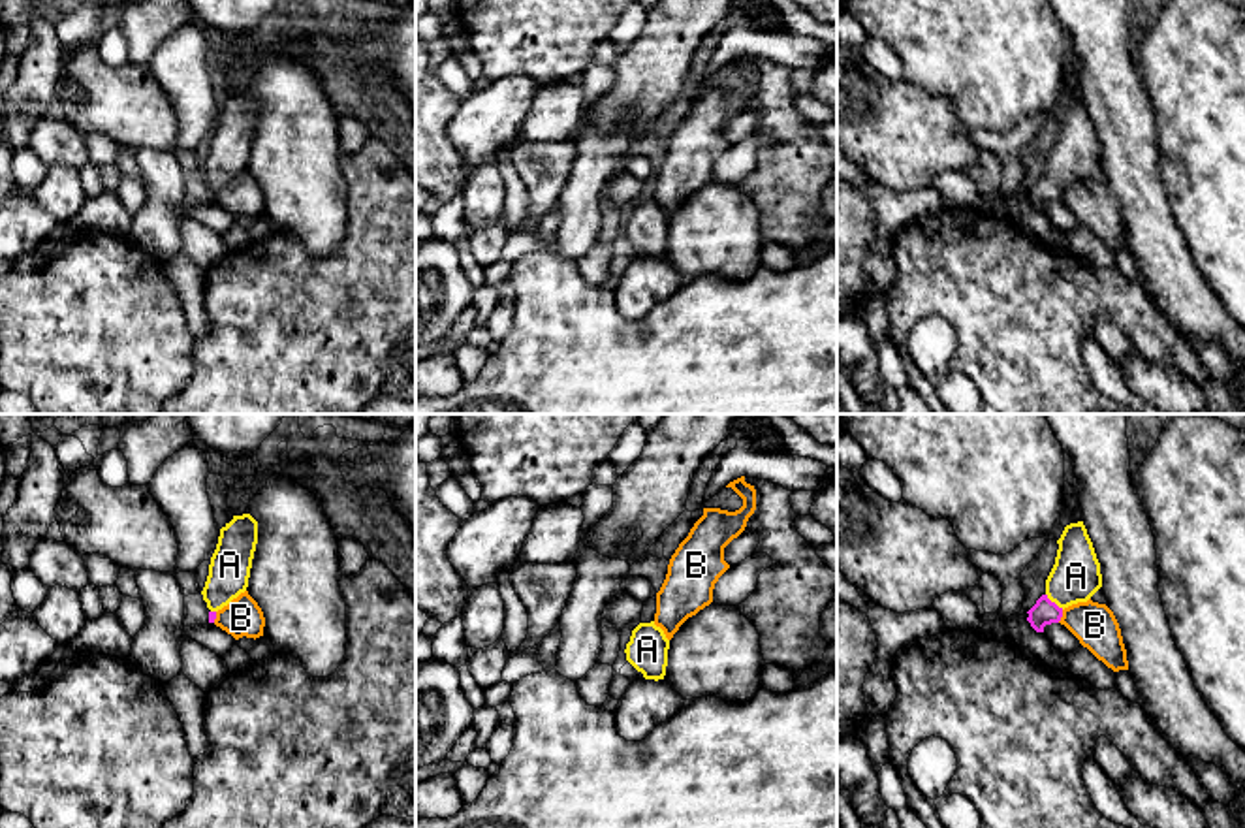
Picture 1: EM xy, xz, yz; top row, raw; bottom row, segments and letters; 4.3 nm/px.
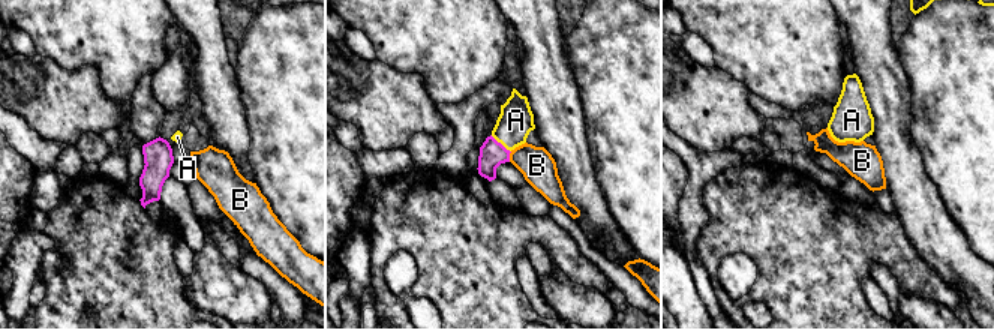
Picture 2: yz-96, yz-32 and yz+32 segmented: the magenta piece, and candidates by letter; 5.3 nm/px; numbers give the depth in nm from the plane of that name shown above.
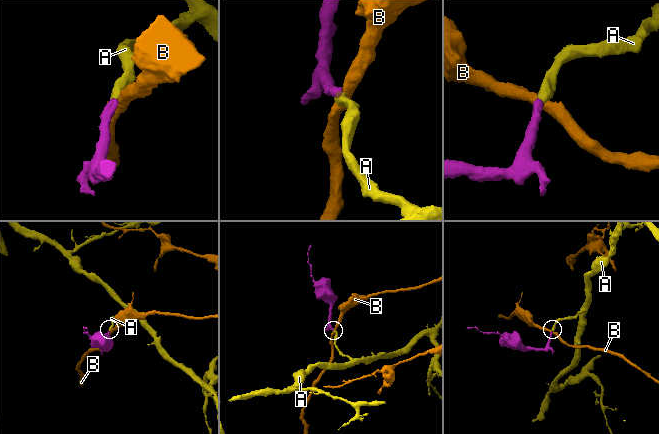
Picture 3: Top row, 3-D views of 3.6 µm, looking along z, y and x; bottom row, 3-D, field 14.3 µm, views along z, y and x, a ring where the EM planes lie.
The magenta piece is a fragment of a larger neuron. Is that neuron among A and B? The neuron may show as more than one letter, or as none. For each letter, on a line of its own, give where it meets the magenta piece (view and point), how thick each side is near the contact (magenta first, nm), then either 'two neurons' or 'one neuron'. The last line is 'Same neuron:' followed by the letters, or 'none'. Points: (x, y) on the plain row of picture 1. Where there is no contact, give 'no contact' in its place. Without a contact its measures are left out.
A: meets magenta in yz at (1054, 181); 110 nm thick on the magenta side, 220 nm on the other; one neuron
B: meets magenta in yz at (1061, 194); 110 nm thick on the magenta side, 190 nm on the other; two neurons
Same neuron: A

